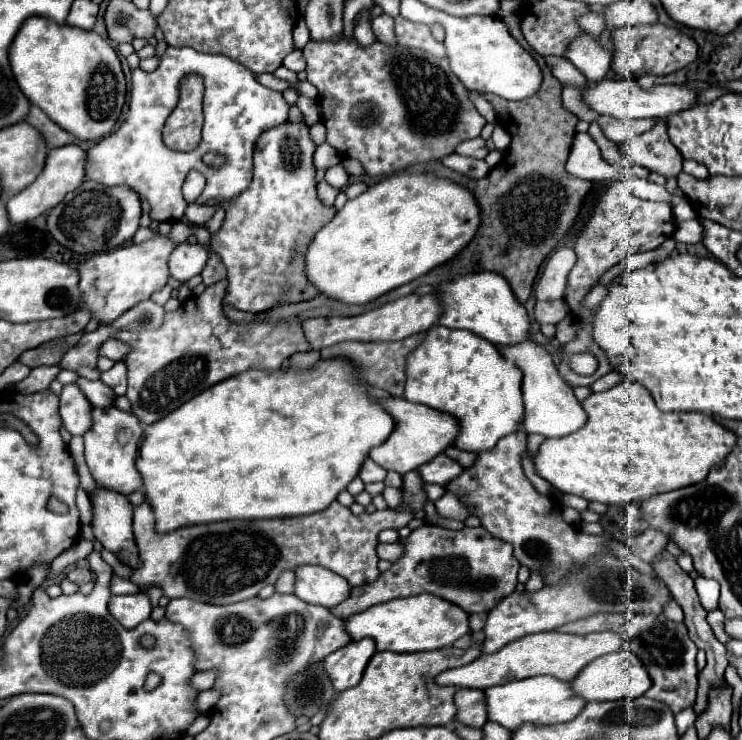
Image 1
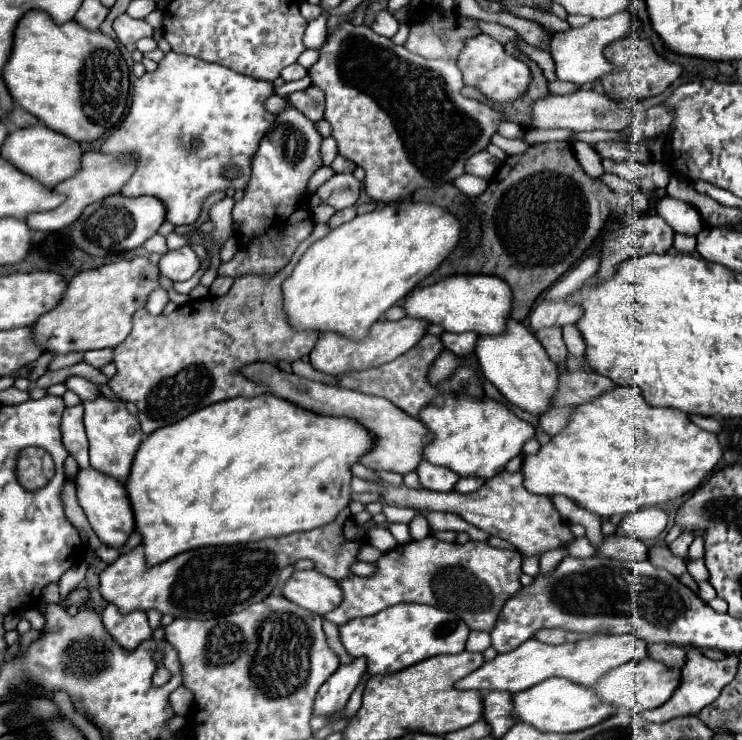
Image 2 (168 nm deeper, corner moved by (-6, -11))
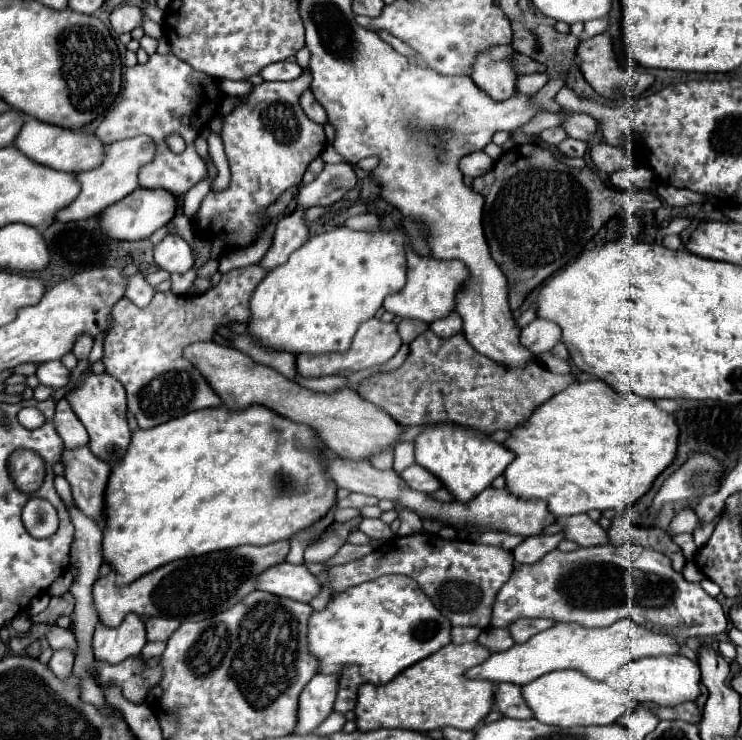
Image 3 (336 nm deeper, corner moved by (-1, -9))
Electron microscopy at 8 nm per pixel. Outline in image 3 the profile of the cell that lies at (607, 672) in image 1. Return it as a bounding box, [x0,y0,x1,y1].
[605,655,701,707]

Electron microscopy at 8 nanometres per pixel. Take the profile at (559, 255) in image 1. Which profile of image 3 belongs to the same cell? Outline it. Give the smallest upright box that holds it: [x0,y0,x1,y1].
[521,317,561,355]

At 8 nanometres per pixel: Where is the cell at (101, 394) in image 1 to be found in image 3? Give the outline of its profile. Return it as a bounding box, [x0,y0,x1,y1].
[37,361,71,389]

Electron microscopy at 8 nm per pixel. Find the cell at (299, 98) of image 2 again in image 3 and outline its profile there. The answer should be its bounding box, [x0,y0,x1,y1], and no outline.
[301,89,327,125]

